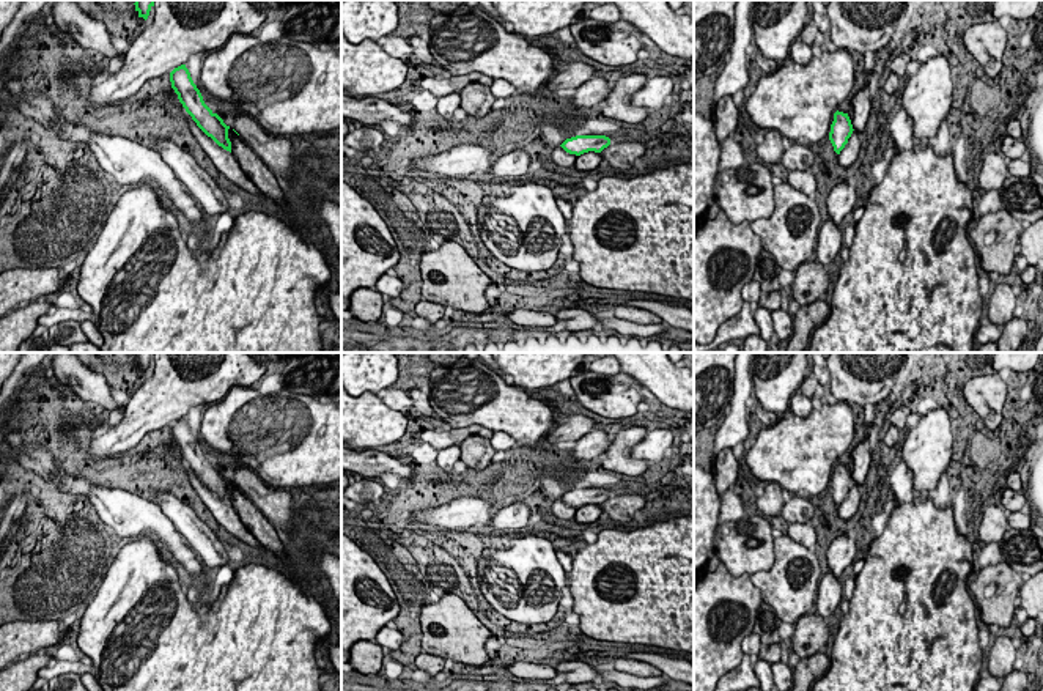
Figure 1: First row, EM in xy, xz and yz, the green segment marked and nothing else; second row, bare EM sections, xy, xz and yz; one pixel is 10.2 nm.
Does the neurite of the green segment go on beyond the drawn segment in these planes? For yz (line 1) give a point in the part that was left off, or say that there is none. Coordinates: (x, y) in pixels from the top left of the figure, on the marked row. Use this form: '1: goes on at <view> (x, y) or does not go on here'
1: does not go on here

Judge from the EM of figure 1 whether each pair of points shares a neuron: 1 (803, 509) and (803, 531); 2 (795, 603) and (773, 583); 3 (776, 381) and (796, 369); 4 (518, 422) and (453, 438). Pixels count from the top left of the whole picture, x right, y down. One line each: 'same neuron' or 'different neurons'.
1: same neuron
2: same neuron
3: same neuron
4: different neurons

